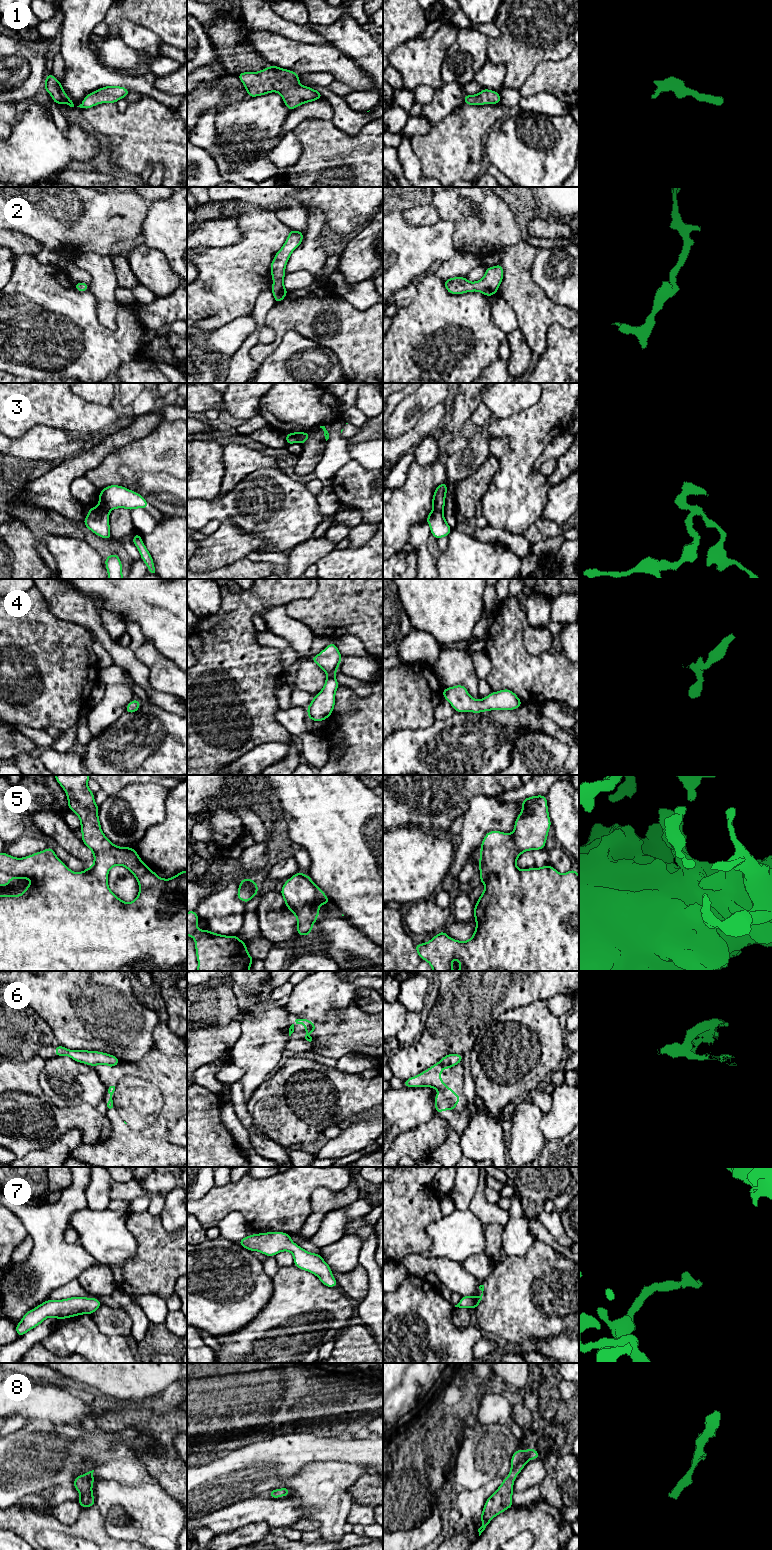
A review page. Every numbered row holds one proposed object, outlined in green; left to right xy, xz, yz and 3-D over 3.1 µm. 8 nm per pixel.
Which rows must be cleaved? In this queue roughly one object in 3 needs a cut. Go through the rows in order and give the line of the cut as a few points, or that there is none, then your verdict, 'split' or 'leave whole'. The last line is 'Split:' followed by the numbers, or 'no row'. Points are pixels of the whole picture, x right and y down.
1: cut none; leave whole
2: cut none; leave whole
3: cut xy (98, 505), (108, 512); split
4: cut none; leave whole
5: cut none; leave whole
6: cut yz (439, 1062), (451, 1067); split
7: cut none; leave whole
8: cut none; leave whole
Split: 3, 6

